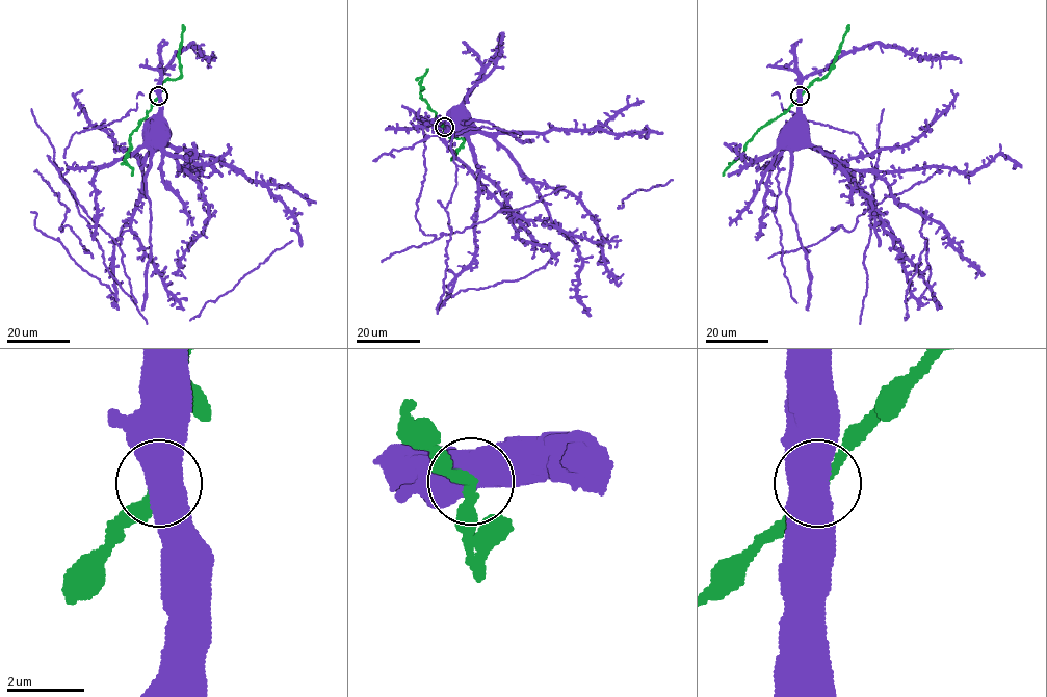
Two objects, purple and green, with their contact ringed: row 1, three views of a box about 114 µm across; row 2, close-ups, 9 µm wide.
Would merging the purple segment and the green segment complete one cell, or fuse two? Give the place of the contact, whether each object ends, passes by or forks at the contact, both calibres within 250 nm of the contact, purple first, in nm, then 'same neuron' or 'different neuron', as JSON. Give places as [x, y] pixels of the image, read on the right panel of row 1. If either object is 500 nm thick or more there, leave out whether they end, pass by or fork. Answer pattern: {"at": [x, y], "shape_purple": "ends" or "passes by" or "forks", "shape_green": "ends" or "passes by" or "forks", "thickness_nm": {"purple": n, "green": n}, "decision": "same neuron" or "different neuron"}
{"at": [800, 96], "thickness_nm": {"purple": 600, "green": 240}, "decision": "different neuron"}

